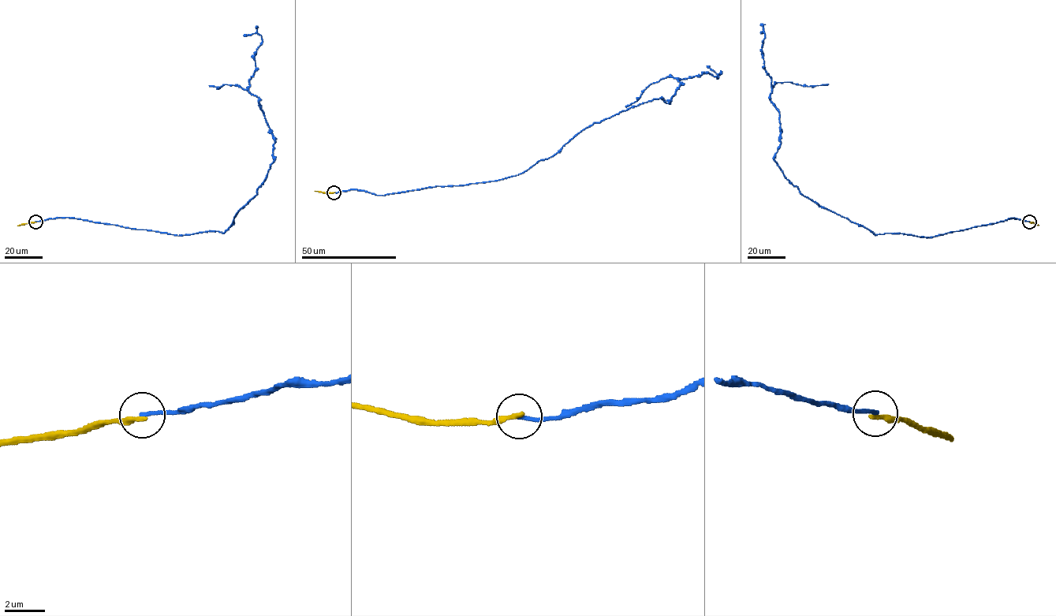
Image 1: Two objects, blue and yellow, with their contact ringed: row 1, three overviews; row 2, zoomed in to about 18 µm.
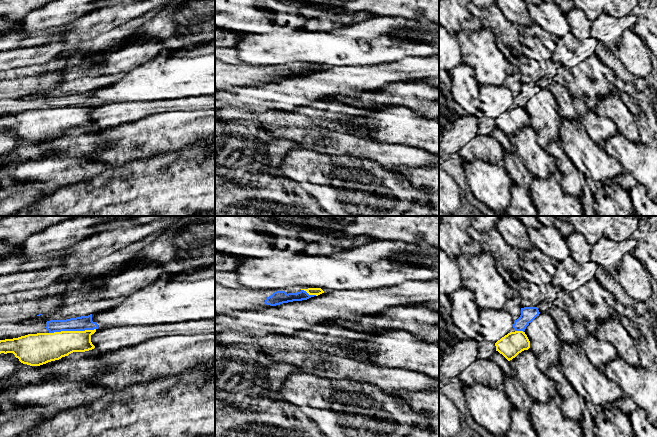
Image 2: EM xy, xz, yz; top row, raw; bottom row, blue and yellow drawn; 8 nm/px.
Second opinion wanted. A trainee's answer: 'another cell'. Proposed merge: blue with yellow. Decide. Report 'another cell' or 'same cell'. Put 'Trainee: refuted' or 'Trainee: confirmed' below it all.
another cell
Trainee: confirmed

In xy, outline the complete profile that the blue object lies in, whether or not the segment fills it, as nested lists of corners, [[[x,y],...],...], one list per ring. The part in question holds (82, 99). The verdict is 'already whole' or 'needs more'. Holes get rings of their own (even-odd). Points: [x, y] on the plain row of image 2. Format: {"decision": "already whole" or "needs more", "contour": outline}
{"decision": "needs more", "contour": [[[37,90],[0,91],[0,116],[18,114],[28,110],[98,105],[98,100],[92,97],[92,90],[66,96],[26,98],[35,93]]]}

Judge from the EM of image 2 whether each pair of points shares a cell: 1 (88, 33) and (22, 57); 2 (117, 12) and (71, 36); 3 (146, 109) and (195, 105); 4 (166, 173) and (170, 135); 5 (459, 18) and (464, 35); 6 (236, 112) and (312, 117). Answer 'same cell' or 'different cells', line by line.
1: same cell
2: same cell
3: same cell
4: different cells
5: different cells
6: same cell

